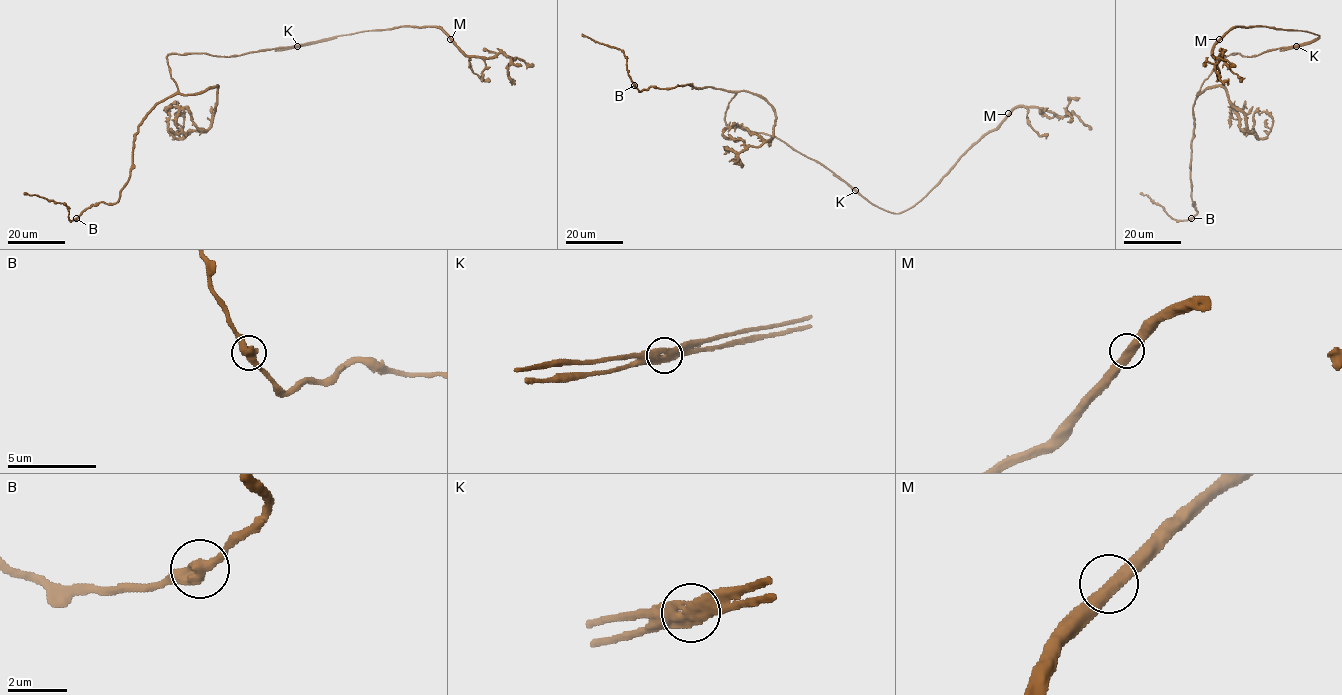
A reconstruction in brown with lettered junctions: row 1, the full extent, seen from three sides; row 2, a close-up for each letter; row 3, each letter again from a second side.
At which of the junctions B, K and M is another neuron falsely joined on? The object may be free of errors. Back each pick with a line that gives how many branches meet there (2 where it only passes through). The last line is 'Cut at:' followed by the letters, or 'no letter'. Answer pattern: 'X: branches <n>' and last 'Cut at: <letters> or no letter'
K: branches 2
Cut at: K

